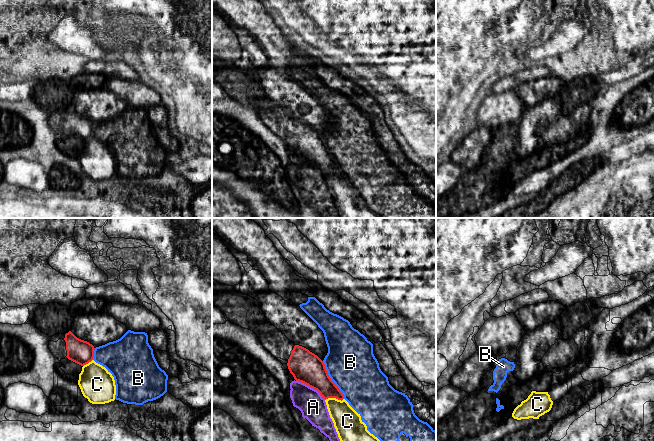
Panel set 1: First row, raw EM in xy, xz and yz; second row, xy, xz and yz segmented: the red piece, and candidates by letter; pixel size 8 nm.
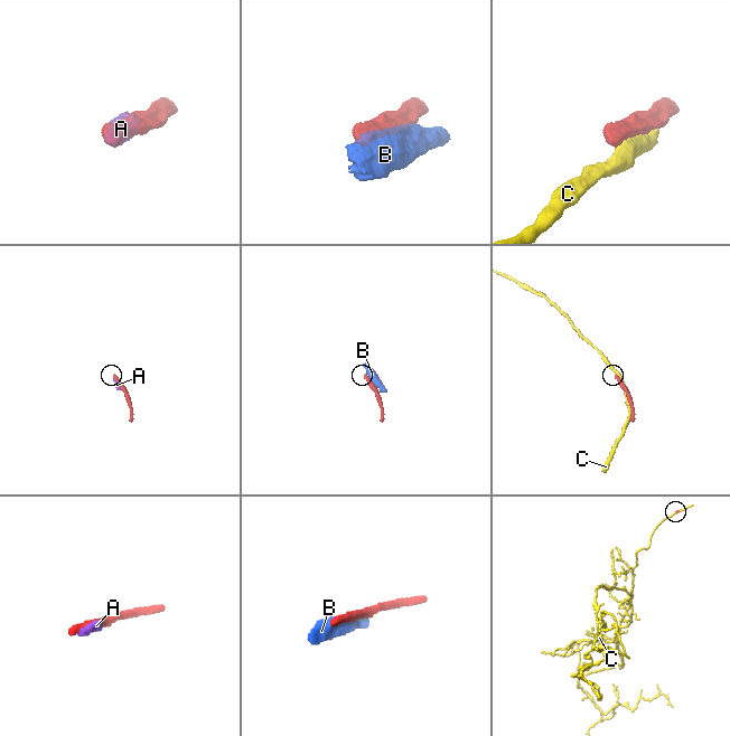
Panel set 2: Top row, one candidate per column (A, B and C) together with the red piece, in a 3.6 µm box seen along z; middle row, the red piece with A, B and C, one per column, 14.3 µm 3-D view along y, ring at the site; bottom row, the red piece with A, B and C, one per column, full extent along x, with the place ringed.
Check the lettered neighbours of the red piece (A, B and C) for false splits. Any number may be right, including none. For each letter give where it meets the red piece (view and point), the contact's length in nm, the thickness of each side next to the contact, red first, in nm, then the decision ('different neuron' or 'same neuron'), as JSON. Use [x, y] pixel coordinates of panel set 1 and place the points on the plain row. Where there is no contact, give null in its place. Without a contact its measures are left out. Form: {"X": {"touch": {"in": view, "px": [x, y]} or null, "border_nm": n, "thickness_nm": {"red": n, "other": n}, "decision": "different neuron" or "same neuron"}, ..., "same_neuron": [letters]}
{"A": {"touch": {"in": "xz", "px": [311, 163]}, "border_nm": 280, "thickness_nm": {"red": 260, "other": 220}, "decision": "different neuron"}, "B": {"touch": {"in": "xz", "px": [331, 156]}, "border_nm": 360, "thickness_nm": {"red": 260, "other": 400}, "decision": "different neuron"}, "C": {"touch": {"in": "xz", "px": [334, 173]}, "border_nm": 150, "thickness_nm": {"red": 200, "other": 220}, "decision": "different neuron"}, "same_neuron": []}

